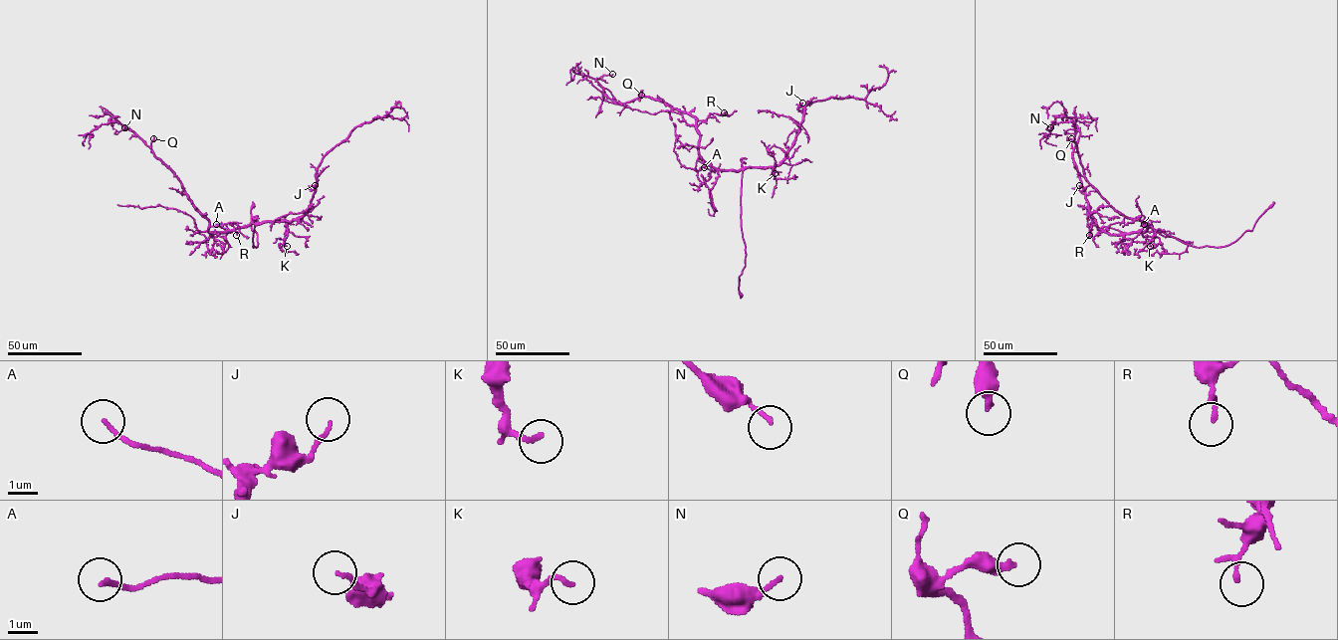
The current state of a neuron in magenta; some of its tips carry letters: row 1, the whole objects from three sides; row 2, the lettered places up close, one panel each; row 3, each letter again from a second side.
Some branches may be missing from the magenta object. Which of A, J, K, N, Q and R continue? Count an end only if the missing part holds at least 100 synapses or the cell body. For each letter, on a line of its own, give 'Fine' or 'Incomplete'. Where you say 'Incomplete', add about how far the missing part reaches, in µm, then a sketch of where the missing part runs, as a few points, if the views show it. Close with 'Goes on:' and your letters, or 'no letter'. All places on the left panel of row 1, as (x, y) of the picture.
A: Fine
J: Fine
K: Incomplete. Missing length about 50 µm. Course of what is missing: (287, 246), (281, 249), (274, 247), (280, 238)
N: Fine
Q: Fine
R: Fine
Goes on: K

